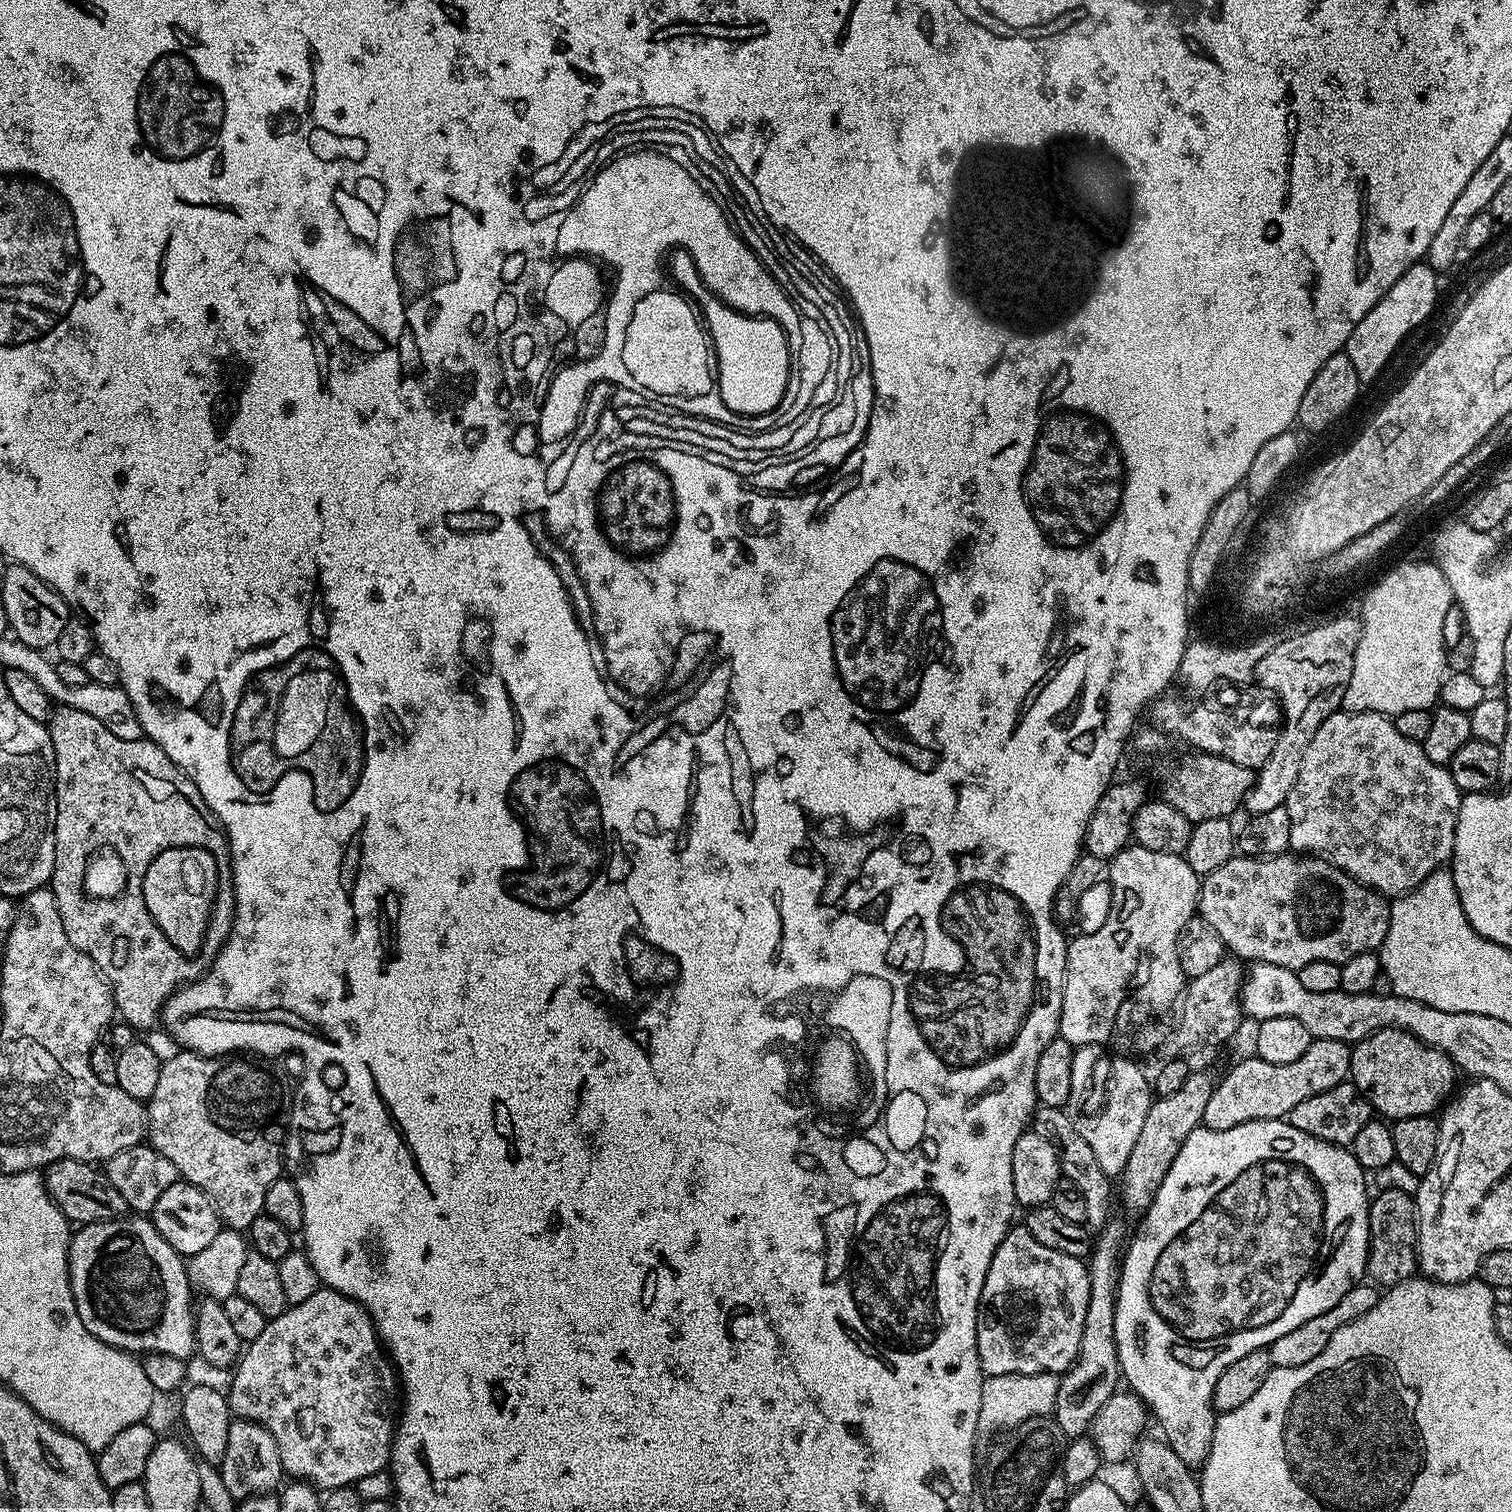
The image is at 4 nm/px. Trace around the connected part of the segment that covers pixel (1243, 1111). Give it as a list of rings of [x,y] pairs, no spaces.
[[[1313,1039],[1310,1046],[1294,1062],[1286,1062],[1277,1066],[1274,1062],[1260,1060],[1255,1054],[1249,1060],[1240,1060],[1221,1080],[1215,1081],[1209,1100],[1206,1102],[1206,1114],[1203,1127],[1210,1130],[1234,1130],[1234,1126],[1242,1126],[1246,1122],[1259,1120],[1282,1120],[1287,1118],[1294,1106],[1306,1102],[1306,1098],[1314,1098],[1314,1094],[1322,1094],[1322,1090],[1330,1090],[1330,1086],[1338,1086],[1349,1079],[1352,1071],[1352,1048],[1341,1040]]]

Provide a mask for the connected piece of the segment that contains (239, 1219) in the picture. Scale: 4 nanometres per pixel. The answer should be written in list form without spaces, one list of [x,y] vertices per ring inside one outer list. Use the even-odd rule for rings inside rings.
[[[182,1050],[170,1058],[170,1062],[160,1065],[158,1087],[146,1102],[147,1143],[166,1154],[166,1158],[174,1162],[179,1179],[189,1180],[203,1190],[214,1202],[221,1221],[237,1230],[246,1230],[254,1218],[261,1216],[266,1190],[270,1190],[275,1180],[281,1179],[286,1168],[284,1149],[294,1088],[284,1081],[282,1073],[264,1064],[267,1063],[240,1054],[202,1056]]]

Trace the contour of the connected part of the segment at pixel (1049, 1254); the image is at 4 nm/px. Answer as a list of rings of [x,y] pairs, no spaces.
[[[1026,1227],[1009,1228],[998,1250],[994,1250],[994,1258],[990,1258],[990,1270],[986,1274],[986,1282],[982,1282],[982,1294],[978,1306],[976,1341],[978,1342],[980,1369],[984,1371],[985,1377],[1001,1376],[1011,1372],[1014,1374],[1042,1374],[1043,1372],[1063,1374],[1067,1372],[1068,1367],[1078,1358],[1078,1346],[1082,1346],[1082,1326],[1086,1326],[1086,1306],[1090,1306],[1090,1278],[1087,1263],[1070,1254],[1062,1254],[1059,1250],[1050,1250],[1050,1246],[1042,1246],[1042,1242],[1038,1242],[1034,1234],[1030,1234],[1030,1230]]]

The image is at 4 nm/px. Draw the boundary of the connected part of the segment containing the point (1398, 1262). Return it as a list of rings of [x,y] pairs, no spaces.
[[[1379,1189],[1371,1197],[1368,1206],[1367,1279],[1373,1285],[1387,1290],[1403,1280],[1413,1279],[1417,1272],[1415,1199],[1402,1190]]]

